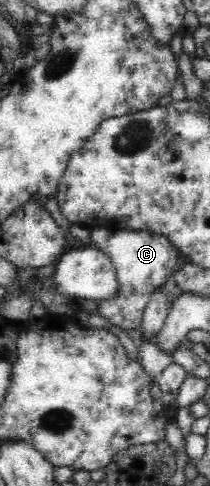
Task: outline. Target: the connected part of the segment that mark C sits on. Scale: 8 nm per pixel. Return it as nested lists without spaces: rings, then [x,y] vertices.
[[[96,227],[90,229],[88,233],[90,233],[90,244],[93,242],[96,248],[110,257],[118,281],[116,295],[112,296],[112,299],[95,301],[94,314],[99,314],[111,324],[124,330],[138,330],[152,292],[170,280],[172,272],[176,272],[182,266],[183,260],[175,254],[174,245],[159,232]]]

